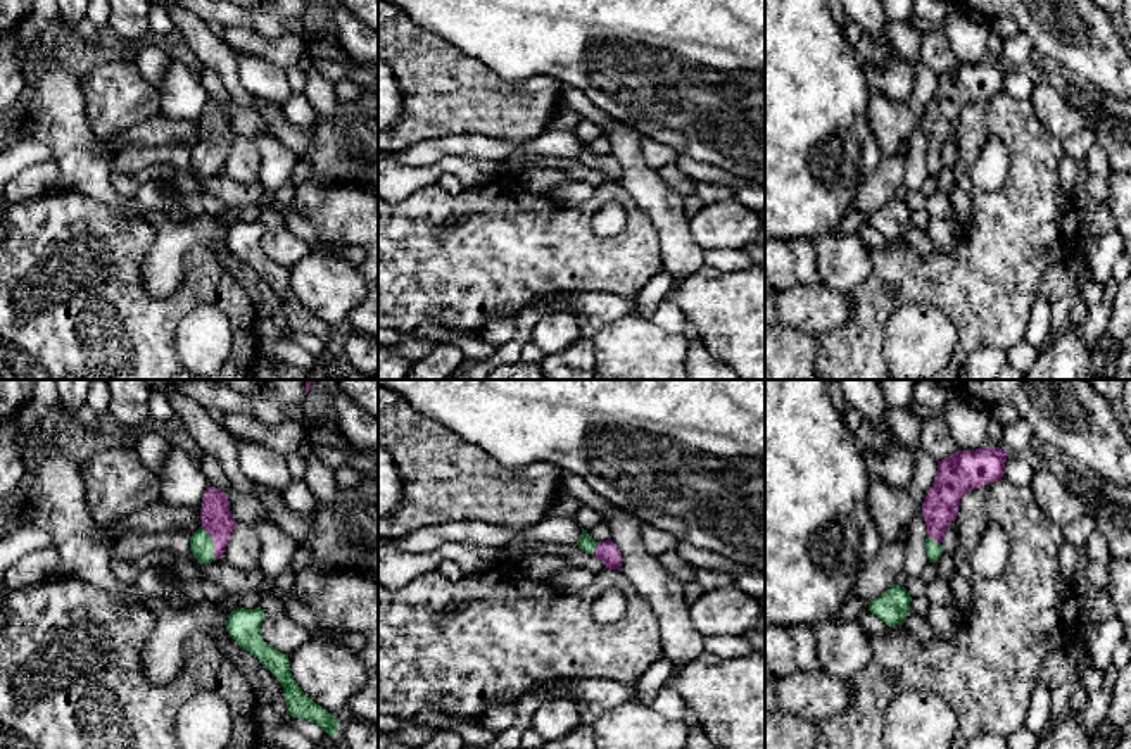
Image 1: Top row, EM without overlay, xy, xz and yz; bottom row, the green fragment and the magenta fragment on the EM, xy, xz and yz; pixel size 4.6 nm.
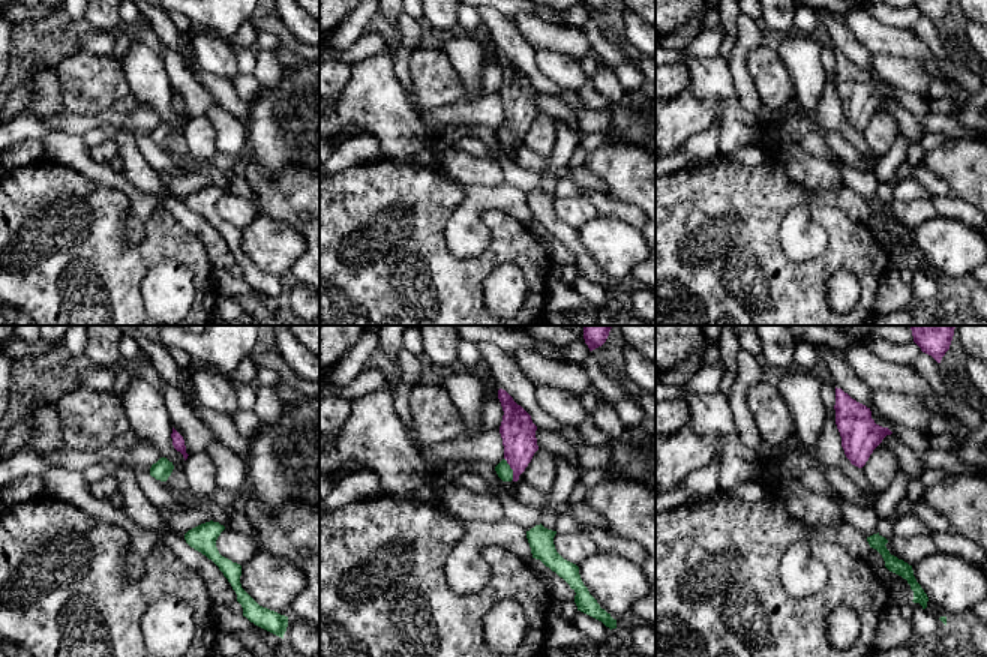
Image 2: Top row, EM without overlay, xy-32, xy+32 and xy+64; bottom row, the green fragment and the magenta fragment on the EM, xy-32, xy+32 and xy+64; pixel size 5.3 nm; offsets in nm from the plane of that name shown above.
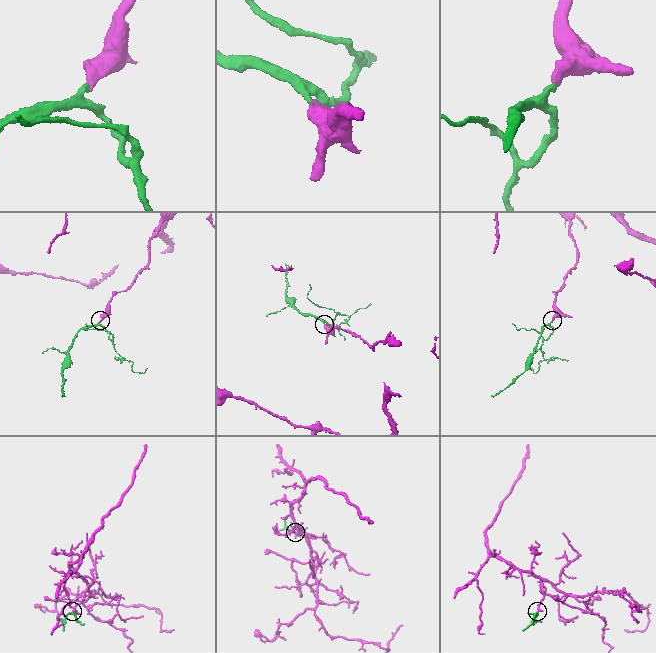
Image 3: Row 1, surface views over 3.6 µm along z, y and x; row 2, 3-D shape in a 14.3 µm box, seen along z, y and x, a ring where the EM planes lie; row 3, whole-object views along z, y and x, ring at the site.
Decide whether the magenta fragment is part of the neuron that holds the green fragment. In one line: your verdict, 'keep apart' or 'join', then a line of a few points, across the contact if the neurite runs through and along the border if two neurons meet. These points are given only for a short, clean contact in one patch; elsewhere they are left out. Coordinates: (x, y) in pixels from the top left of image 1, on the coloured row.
join | xy (202, 547), (213, 542), (216, 518)

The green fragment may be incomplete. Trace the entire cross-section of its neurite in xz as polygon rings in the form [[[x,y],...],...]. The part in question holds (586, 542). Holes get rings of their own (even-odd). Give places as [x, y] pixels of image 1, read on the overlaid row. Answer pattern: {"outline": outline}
{"outline": [[[582,528],[577,545],[584,552],[592,554],[597,559],[603,559],[608,570],[620,570],[622,552],[611,540],[596,542],[589,537],[587,530]]]}

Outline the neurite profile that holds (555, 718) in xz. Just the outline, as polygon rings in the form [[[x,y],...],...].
[[[551,699],[542,702],[534,713],[530,728],[549,740],[568,735],[582,721],[582,702],[573,699]]]

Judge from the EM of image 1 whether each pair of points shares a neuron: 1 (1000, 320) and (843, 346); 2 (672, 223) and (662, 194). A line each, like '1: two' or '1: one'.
1: one
2: one

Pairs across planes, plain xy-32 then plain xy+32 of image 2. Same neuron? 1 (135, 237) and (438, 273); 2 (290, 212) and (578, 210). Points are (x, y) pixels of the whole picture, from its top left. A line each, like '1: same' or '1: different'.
1: different
2: different

